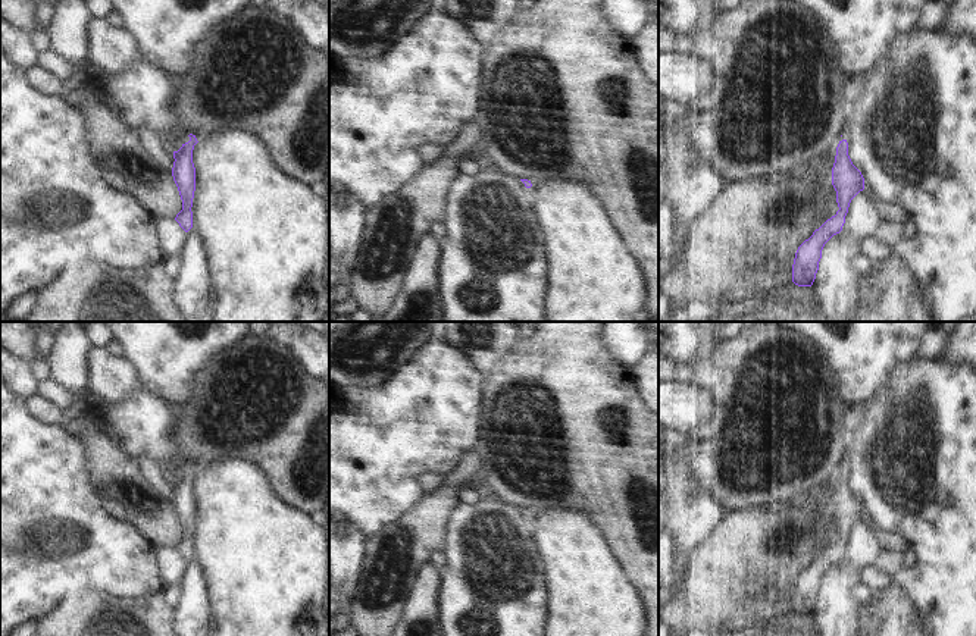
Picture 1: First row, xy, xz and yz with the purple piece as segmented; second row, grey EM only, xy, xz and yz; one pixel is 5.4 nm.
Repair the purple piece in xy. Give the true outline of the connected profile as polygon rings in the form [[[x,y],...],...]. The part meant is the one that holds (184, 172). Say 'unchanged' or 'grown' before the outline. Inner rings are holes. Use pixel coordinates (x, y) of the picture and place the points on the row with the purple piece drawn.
unchanged; [[[190,134],[190,141],[182,144],[178,151],[173,151],[172,176],[178,187],[182,210],[176,214],[175,220],[188,232],[193,228],[193,198],[195,191],[195,167],[193,163],[193,150],[198,142],[195,135]]]

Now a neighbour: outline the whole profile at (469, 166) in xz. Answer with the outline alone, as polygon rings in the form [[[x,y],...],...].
[[[460,159],[457,162],[459,173],[466,173],[469,176],[475,175],[484,166],[481,159]]]

